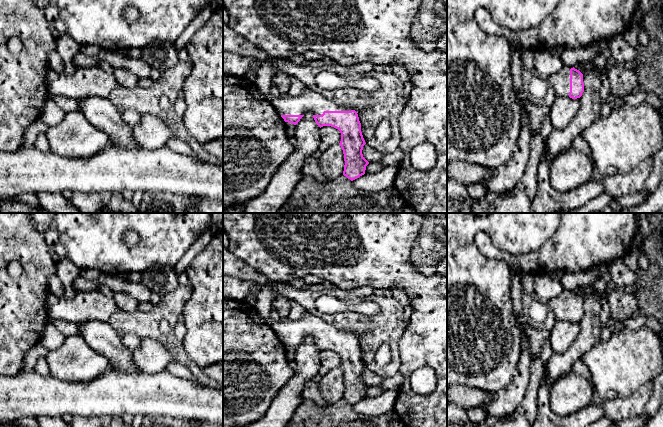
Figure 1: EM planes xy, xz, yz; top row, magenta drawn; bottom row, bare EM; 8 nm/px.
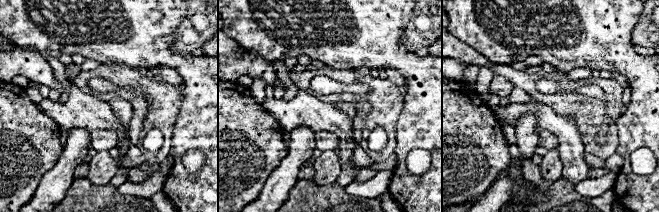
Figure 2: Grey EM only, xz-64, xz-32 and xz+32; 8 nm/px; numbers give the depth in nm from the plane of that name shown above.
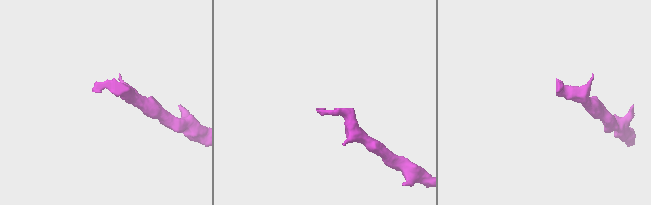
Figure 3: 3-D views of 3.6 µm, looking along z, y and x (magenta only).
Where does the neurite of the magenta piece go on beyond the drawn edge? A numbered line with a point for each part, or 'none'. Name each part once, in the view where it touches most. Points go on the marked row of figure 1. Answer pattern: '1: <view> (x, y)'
1: xz (309, 101)

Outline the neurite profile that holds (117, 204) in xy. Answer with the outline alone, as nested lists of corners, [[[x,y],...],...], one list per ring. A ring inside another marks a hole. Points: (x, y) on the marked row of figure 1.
[[[113,192],[109,202],[102,209],[103,213],[138,213],[138,207],[131,200],[125,199],[121,193]]]

